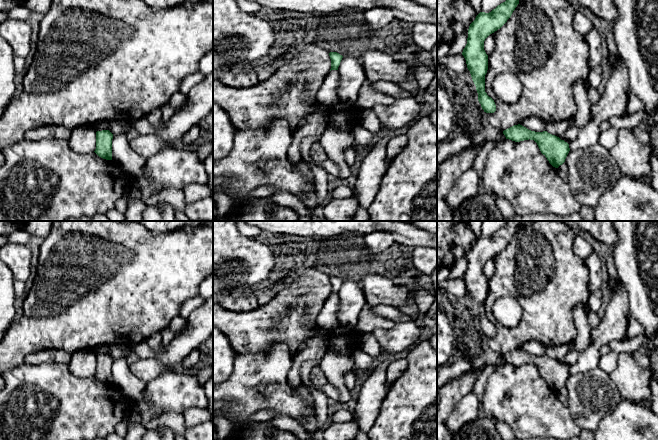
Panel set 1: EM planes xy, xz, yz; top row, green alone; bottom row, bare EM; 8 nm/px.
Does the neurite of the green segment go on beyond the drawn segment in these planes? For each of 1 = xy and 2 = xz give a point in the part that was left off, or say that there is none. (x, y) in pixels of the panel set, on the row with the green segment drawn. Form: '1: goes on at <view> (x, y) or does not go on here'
1: does not go on here
2: does not go on here

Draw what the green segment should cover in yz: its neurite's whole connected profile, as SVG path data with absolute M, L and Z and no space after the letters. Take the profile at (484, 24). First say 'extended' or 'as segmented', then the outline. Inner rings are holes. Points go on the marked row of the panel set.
as segmented; M506 0L489 13L480 12L468 29L467 44L462 55L476 86L478 101L486 113L494 113L496 105L485 92L488 55L484 50L484 41L507 22L518 4L519 0Z

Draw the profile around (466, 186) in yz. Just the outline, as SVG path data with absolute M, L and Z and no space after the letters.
M473 168L461 174L445 198L448 206L455 211L467 199L478 194L480 174Z

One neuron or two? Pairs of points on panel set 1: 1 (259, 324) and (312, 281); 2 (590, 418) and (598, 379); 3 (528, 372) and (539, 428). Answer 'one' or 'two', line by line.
1: one
2: one
3: one

